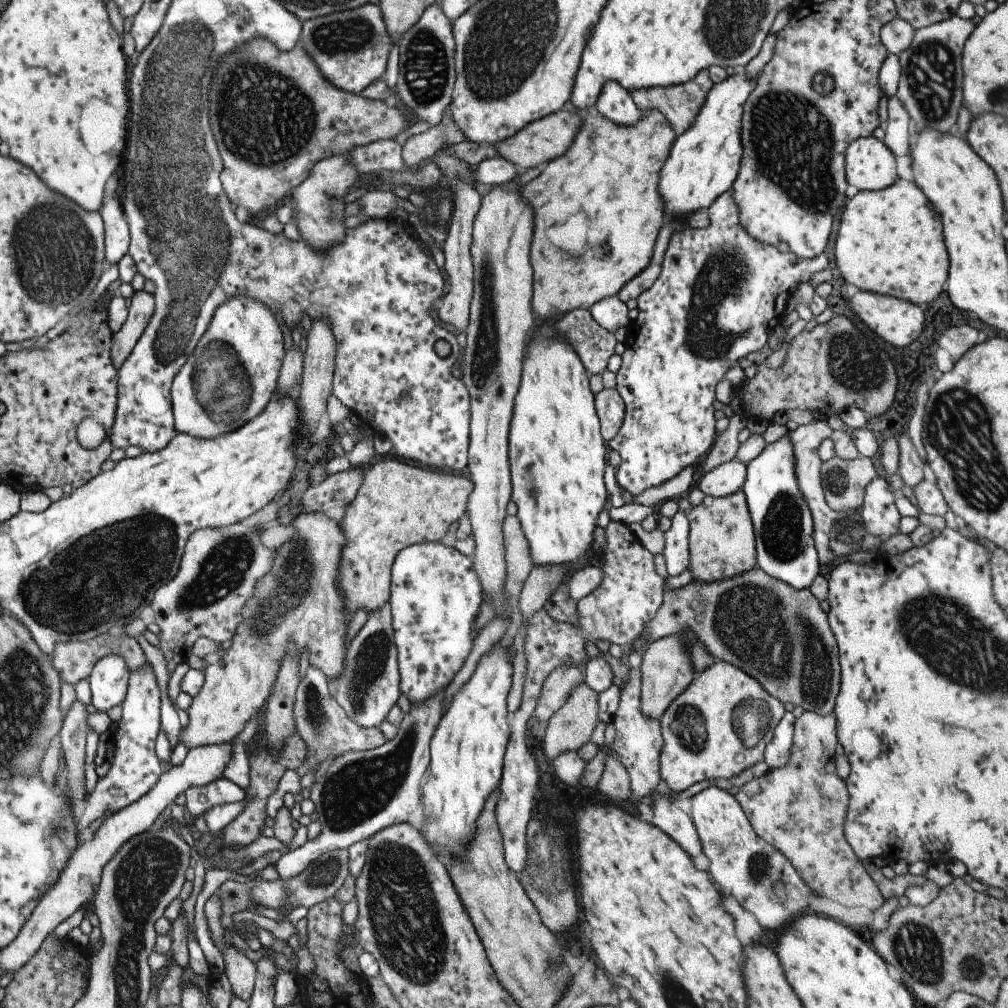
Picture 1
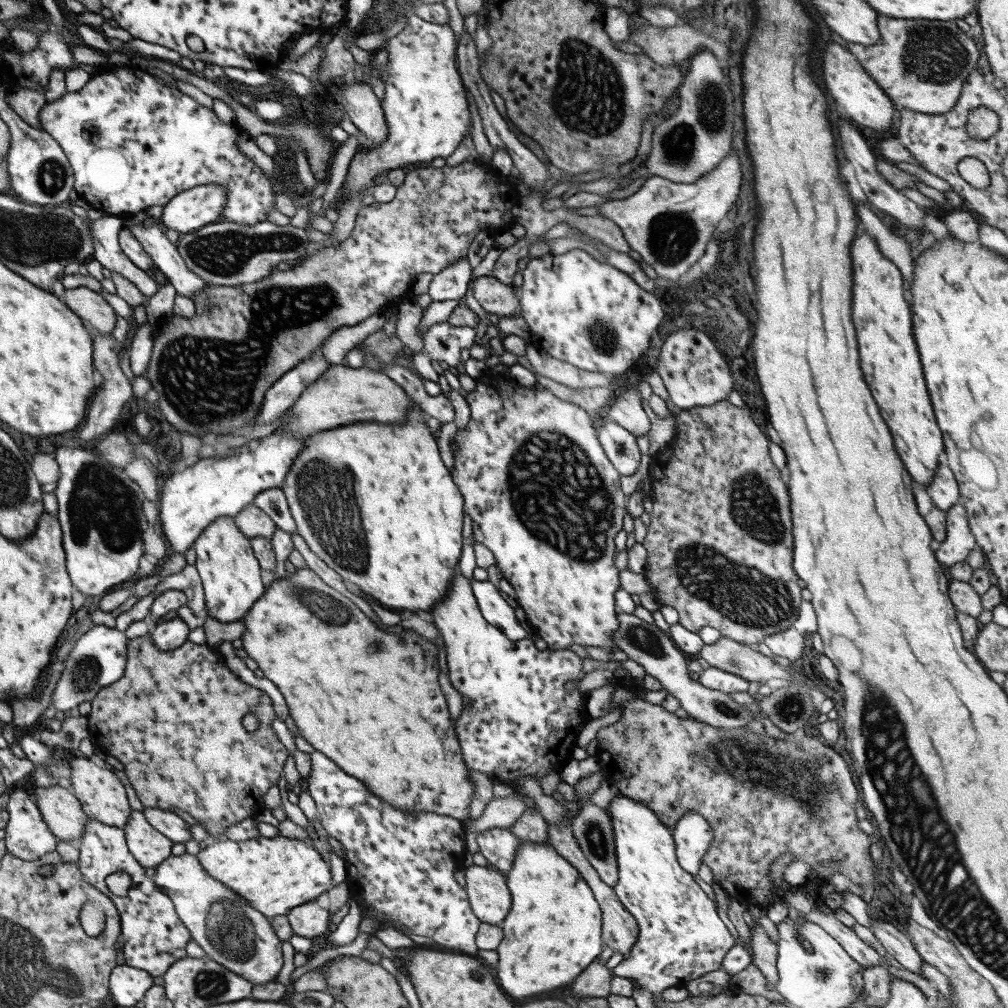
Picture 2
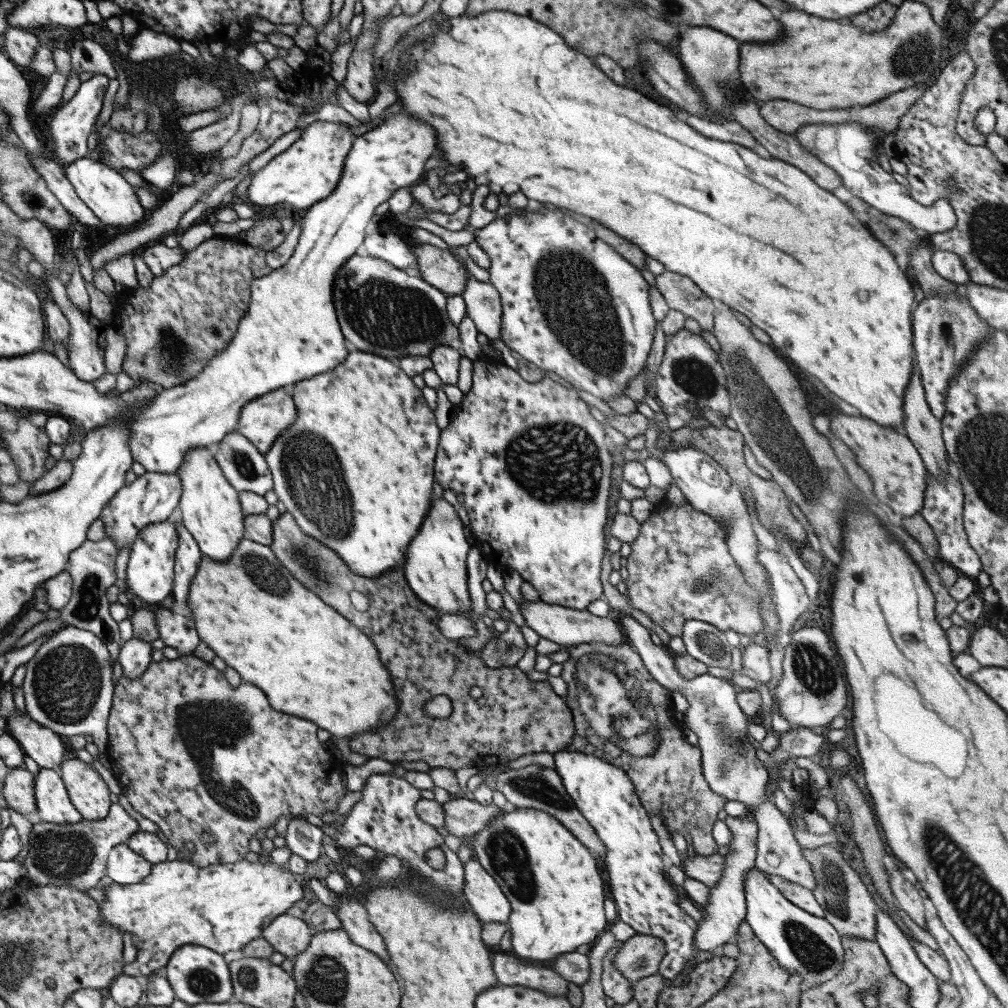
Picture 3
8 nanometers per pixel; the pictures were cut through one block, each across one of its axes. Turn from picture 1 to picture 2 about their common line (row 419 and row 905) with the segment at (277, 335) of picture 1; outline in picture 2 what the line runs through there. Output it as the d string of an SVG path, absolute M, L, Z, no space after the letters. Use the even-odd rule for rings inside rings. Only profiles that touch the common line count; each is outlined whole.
M169 856L155 868L153 882L171 898L177 918L189 930L191 938L203 948L209 960L215 960L251 984L275 982L281 968L281 940L273 932L269 918L253 908L249 900L213 878L205 866L201 866L197 856Z

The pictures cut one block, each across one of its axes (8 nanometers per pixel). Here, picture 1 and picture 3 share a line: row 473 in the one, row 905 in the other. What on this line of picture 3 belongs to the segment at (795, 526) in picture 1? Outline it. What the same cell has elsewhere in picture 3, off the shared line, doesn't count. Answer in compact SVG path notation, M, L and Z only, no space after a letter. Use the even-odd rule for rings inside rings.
M753 870L747 876L745 904L745 922L759 938L759 942L769 950L775 962L785 968L791 978L801 978L801 992L815 990L817 986L827 984L841 972L845 952L839 932L825 918L811 916L809 912L803 912L801 908L791 904L759 870Z

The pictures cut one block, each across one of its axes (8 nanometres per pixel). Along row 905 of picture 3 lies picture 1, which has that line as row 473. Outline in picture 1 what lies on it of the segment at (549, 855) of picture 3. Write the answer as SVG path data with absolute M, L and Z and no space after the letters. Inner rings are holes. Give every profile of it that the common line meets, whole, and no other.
M541 328L531 342L529 356L523 358L521 382L513 404L509 426L509 472L511 472L511 500L517 506L517 520L529 546L533 566L563 566L565 576L561 586L567 586L579 570L591 566L593 558L593 530L597 528L597 514L609 508L603 486L603 468L607 458L607 444L601 438L601 424L595 412L593 394L589 388L589 374L577 358L575 350L561 342L553 330Z

